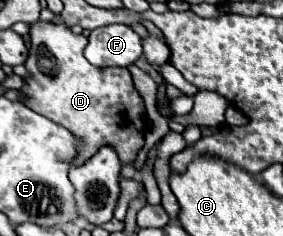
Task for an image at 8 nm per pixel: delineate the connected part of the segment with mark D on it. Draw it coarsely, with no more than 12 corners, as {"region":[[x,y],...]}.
{"region":[[31,23],[25,105],[77,133],[85,163],[143,147],[127,67],[95,67],[85,35]]}

